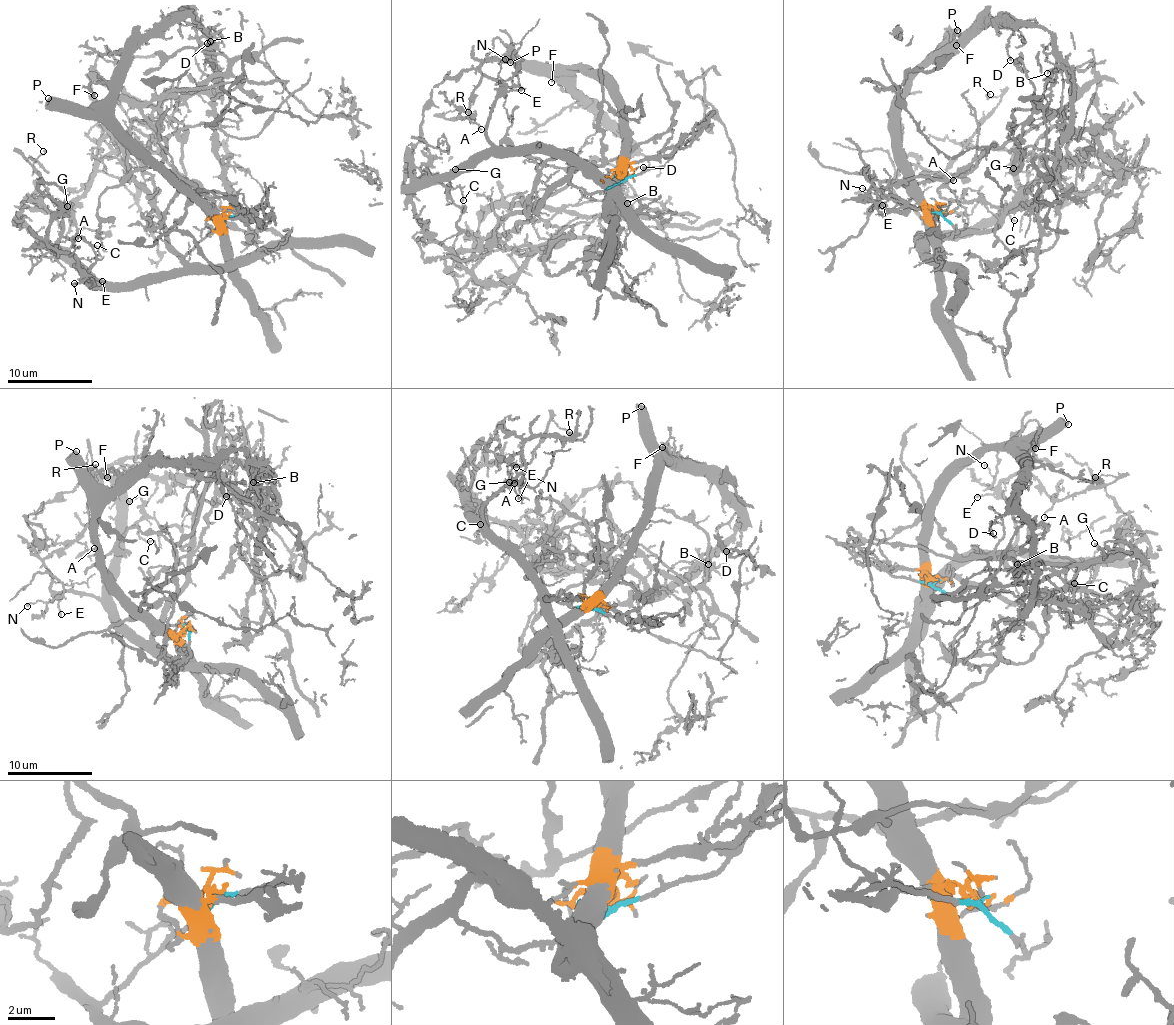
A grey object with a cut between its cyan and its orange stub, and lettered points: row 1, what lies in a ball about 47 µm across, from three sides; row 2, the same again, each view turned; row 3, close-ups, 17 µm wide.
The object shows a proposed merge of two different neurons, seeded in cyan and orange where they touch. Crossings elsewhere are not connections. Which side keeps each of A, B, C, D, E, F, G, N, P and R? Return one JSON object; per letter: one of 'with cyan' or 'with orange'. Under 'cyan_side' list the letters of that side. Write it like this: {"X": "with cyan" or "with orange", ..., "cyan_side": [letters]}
{"A": "with cyan", "B": "with orange", "C": "with cyan", "D": "with orange", "E": "with cyan", "F": "with orange", "G": "with cyan", "N": "with cyan", "P": "with orange", "R": "with cyan", "cyan_side": ["A", "C", "E", "G", "N", "R"]}

